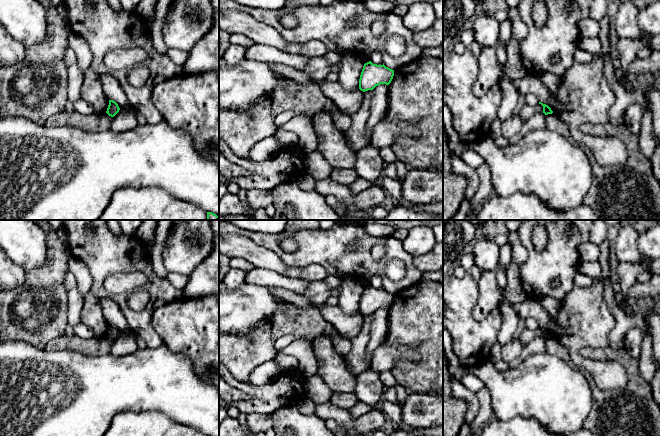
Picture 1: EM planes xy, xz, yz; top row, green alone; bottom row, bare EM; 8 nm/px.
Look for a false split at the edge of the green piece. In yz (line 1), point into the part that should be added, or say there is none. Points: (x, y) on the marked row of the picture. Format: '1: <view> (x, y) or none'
1: none

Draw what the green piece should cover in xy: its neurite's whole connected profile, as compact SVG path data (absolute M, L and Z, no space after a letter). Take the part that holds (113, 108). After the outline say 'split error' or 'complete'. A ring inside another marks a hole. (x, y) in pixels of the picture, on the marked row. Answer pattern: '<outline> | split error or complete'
M109 100L109 105L108 105L106 113L109 116L114 117L119 112L119 110L120 108L118 104L113 100Z | complete

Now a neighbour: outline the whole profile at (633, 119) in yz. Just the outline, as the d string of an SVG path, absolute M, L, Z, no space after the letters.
M630 105L626 110L624 125L635 135L639 135L642 128L643 112L639 105Z

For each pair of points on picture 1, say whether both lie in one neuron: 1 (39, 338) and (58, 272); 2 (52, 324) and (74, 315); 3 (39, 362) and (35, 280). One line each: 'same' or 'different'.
1: same
2: different
3: different

